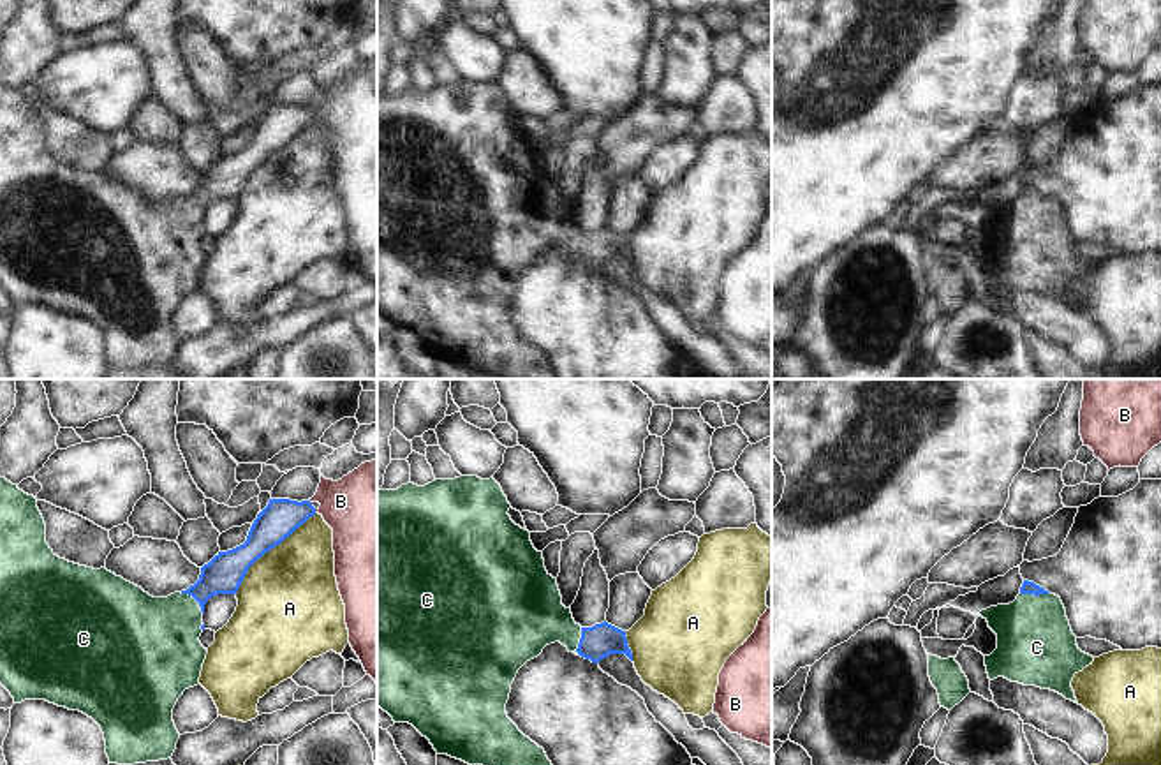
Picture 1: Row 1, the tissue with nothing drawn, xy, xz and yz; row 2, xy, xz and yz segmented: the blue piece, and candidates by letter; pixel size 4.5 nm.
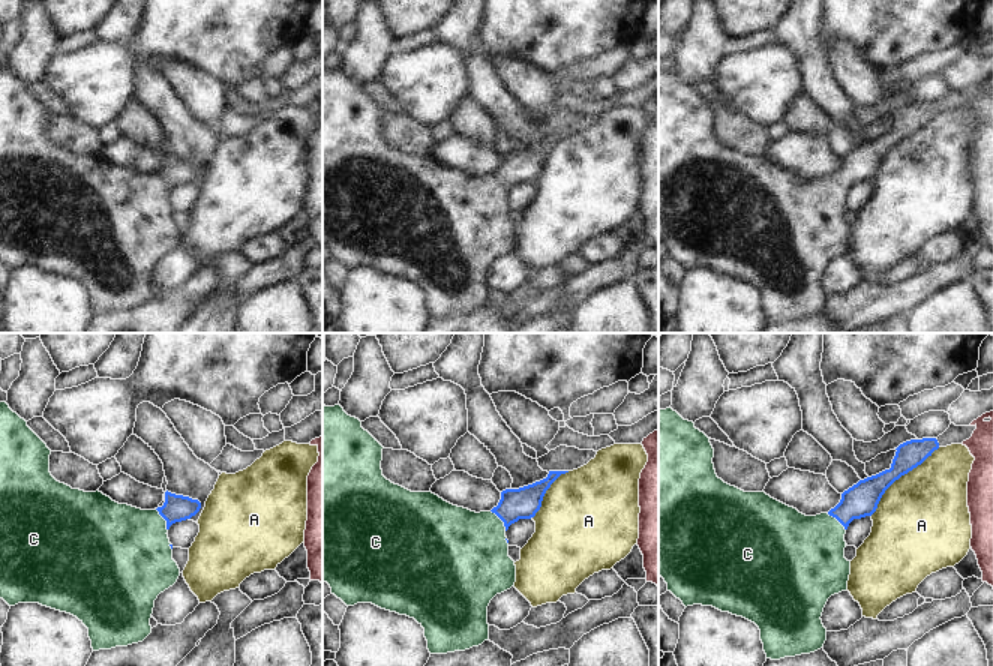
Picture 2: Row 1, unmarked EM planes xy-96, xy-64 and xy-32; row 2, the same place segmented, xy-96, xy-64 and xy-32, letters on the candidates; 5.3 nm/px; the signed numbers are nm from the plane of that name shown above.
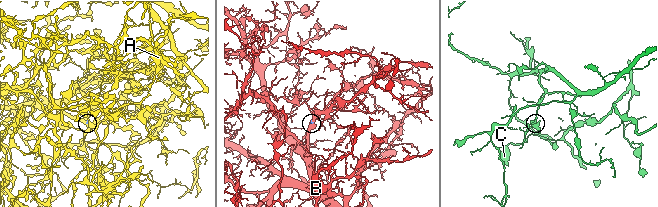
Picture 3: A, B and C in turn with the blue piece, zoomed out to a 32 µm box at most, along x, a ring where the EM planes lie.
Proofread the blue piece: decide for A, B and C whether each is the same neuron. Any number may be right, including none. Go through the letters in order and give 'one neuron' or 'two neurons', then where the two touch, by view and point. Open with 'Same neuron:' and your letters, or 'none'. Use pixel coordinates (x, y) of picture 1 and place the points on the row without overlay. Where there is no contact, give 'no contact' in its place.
Same neuron: C
A: two neurons | xy (270, 154)
B: two neurons | no contact
C: one neuron | yz (1035, 200)

